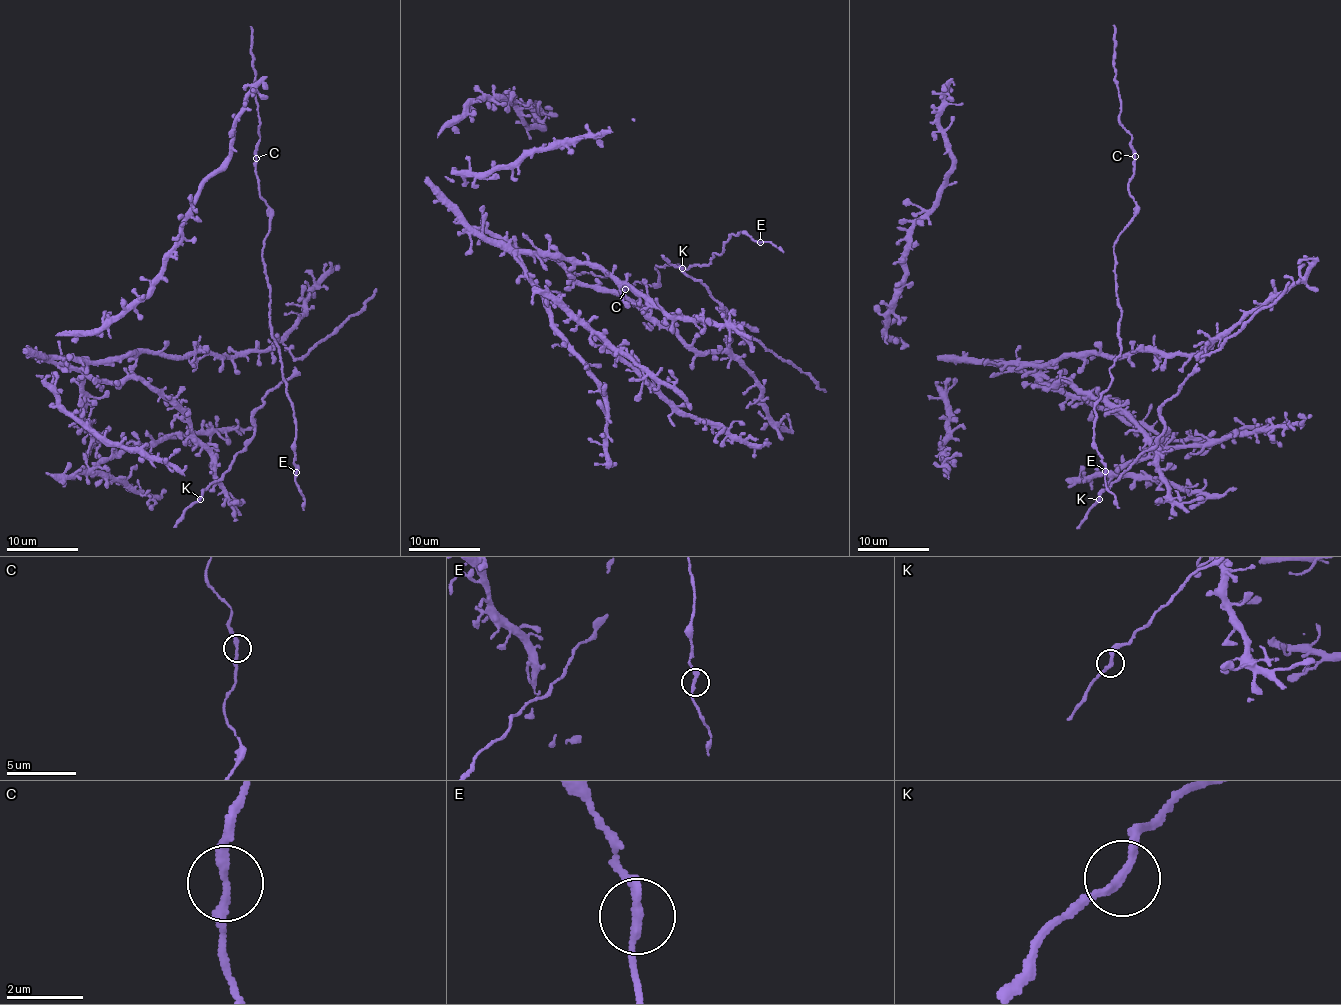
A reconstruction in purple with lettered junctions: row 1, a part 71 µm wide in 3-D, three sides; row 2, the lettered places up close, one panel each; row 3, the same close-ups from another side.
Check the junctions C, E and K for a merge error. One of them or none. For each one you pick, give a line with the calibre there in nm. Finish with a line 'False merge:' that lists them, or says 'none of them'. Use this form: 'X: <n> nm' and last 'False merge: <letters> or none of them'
False merge: none of them

